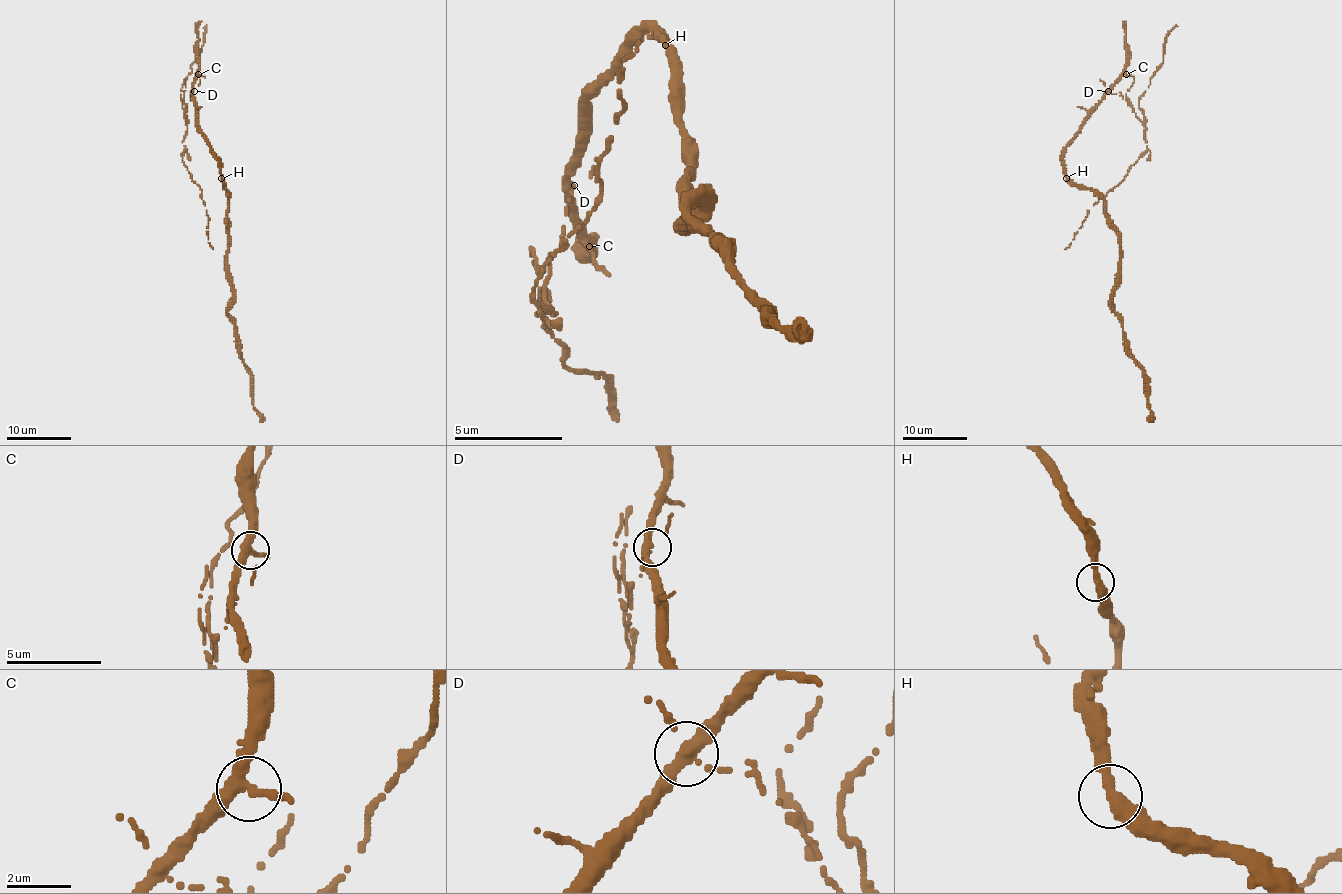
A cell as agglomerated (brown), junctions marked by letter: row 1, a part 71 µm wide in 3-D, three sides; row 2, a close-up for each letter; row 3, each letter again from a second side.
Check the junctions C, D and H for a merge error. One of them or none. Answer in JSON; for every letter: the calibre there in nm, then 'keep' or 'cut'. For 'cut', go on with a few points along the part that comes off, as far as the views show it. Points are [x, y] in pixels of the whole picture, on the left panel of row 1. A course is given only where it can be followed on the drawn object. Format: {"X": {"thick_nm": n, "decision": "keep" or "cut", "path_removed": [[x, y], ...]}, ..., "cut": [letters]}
{"C": {"thick_nm": 320, "decision": "keep"}, "D": {"thick_nm": 300, "decision": "cut", "path_removed": [[193, 91], [185, 116], [182, 162], [200, 188], [206, 210], [206, 233], [213, 249]]}, "H": {"thick_nm": 360, "decision": "keep"}, "cut": ["D"]}

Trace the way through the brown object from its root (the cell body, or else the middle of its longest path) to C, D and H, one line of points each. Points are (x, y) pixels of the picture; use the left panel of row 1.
C: (216, 157), (198, 129), (198, 107), (192, 94), (192, 83), (198, 74)
D: (216, 157), (198, 129), (198, 107), (193, 91)
H: (216, 157), (221, 178)

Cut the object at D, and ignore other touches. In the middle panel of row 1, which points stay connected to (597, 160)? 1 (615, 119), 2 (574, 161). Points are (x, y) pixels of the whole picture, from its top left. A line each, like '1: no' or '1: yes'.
1: yes
2: no

